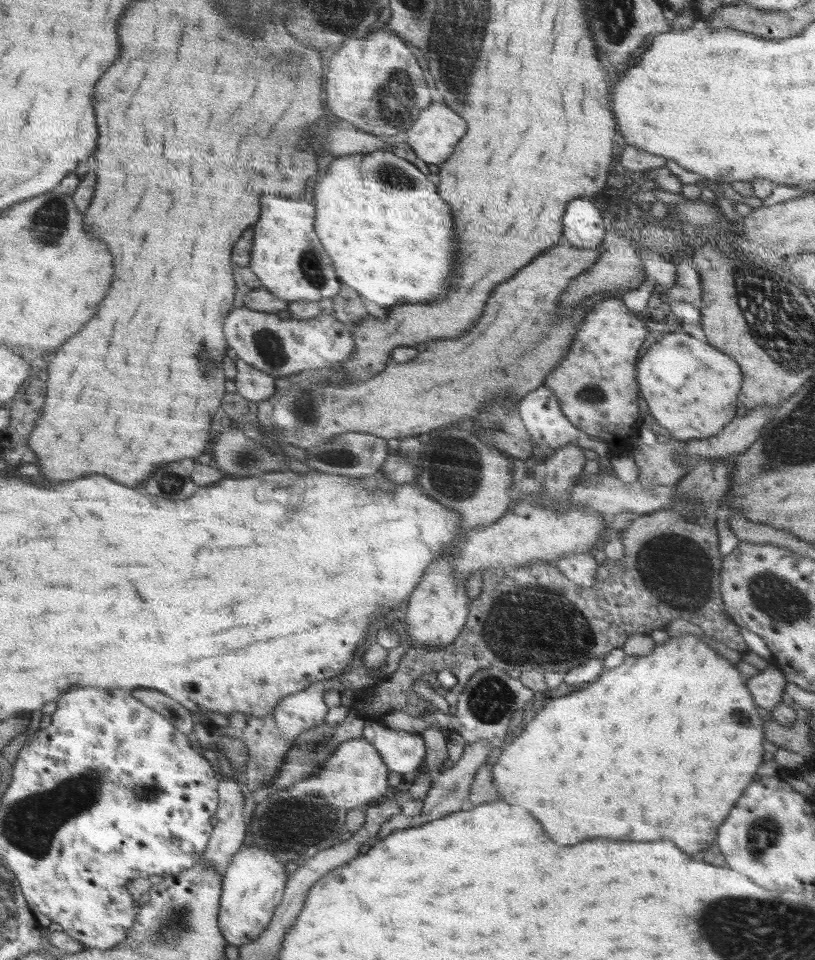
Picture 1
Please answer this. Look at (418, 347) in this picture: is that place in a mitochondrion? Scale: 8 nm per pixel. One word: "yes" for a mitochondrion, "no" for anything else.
no

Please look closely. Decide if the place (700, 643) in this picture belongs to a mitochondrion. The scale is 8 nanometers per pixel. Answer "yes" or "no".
no

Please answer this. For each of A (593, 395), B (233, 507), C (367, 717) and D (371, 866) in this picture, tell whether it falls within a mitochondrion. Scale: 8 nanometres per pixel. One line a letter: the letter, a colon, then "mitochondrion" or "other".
A: mitochondrion
B: other
C: other
D: other

